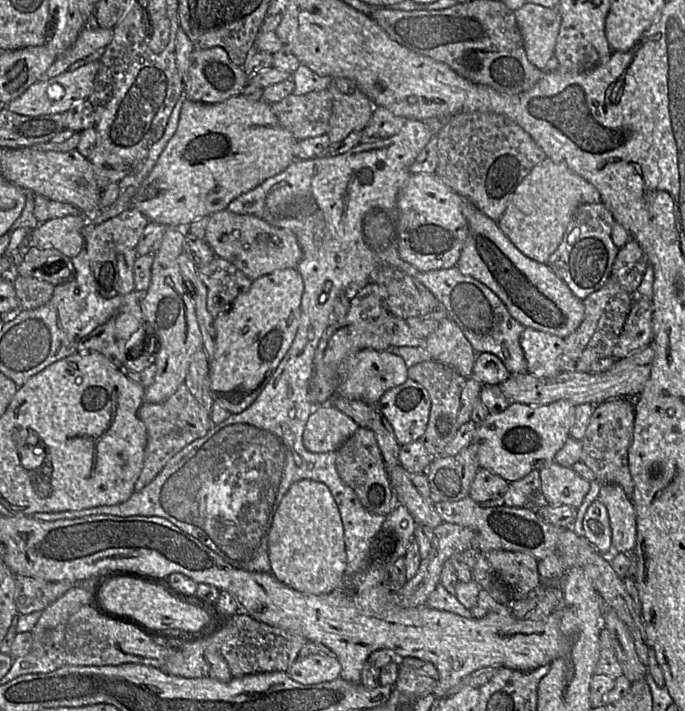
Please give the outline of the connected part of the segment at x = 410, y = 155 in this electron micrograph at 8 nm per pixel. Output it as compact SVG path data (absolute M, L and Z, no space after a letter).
M407 119L402 129L396 135L391 136L389 138L381 139L372 143L360 143L359 145L355 146L348 152L334 157L319 156L307 160L295 159L287 168L285 168L279 174L268 178L263 183L258 185L256 188L234 199L229 204L226 210L235 214L256 216L275 227L290 230L296 236L297 241L302 249L303 257L296 267L298 272L301 274L304 283L304 291L301 298L301 307L300 307L300 323L295 338L293 340L293 343L289 348L288 352L283 357L277 368L273 371L266 386L260 392L255 401L247 409L238 414L231 414L226 420L224 420L219 424L213 424L205 436L193 441L192 443L184 447L181 451L179 451L176 455L174 455L169 460L169 462L164 466L164 468L159 472L159 474L148 485L146 485L142 490L134 492L131 495L131 497L125 502L113 506L97 506L93 508L76 511L65 511L59 513L35 513L31 515L31 517L40 521L55 521L55 520L75 519L99 514L117 515L117 516L136 516L136 515L158 516L168 520L185 533L199 540L201 543L203 543L205 546L207 546L217 555L219 555L230 566L237 569L243 569L246 571L268 573L271 572L271 566L268 555L268 532L272 524L274 513L278 505L280 504L282 498L287 493L287 491L289 490L290 486L293 483L303 479L310 479L325 484L329 488L337 504L344 529L345 549L347 555L347 564L345 569L346 576L349 577L359 572L368 561L371 544L374 541L376 535L379 533L382 524L386 519L386 516L373 514L369 512L361 504L354 491L343 482L343 480L337 473L335 464L335 458L336 458L335 452L314 453L307 450L304 447L302 441L305 425L314 408L314 406L309 400L309 384L314 373L314 356L323 334L325 333L326 329L331 323L331 314L333 313L337 299L341 295L345 295L351 298L357 293L357 291L359 291L361 288L364 288L369 282L372 281L372 275L379 266L384 264L391 265L401 270L402 272L414 277L430 290L430 292L439 301L440 305L445 309L447 316L452 321L454 321L458 325L458 327L462 330L463 334L470 342L472 348L476 353L487 352L496 355L505 364L505 366L509 369L511 373L528 373L527 362L524 356L523 349L520 345L520 336L525 326L523 326L520 322L518 322L515 318L511 316L505 304L491 289L489 289L486 285L484 285L477 279L462 274L457 266L448 269L438 269L427 272L421 272L417 270L414 266L403 261L399 257L398 254L399 212L397 206L398 196L400 194L402 187L404 186L404 184L411 175L410 166L412 165L416 157L419 155L419 153L422 151L422 149L426 146L426 144L430 141L432 137L433 137L432 132L430 131L429 127L423 120Z

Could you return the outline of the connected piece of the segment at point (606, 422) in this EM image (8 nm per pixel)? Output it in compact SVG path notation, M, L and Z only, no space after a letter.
M615 397L595 404L584 438L581 461L595 474L601 484L617 484L632 500L634 483L629 470L628 450L634 429L634 408L630 397Z

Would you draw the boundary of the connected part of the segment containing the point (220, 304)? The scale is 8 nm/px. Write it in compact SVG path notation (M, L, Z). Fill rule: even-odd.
M219 257L199 269L198 275L207 288L207 309L214 318L239 295L248 292L253 282L233 264Z

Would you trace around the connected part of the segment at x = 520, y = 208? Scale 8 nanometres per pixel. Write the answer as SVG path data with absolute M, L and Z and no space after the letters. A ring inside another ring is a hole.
M546 158L533 167L516 187L497 223L524 255L546 263L561 243L575 210L582 204L600 201L600 193L594 185L567 166Z

